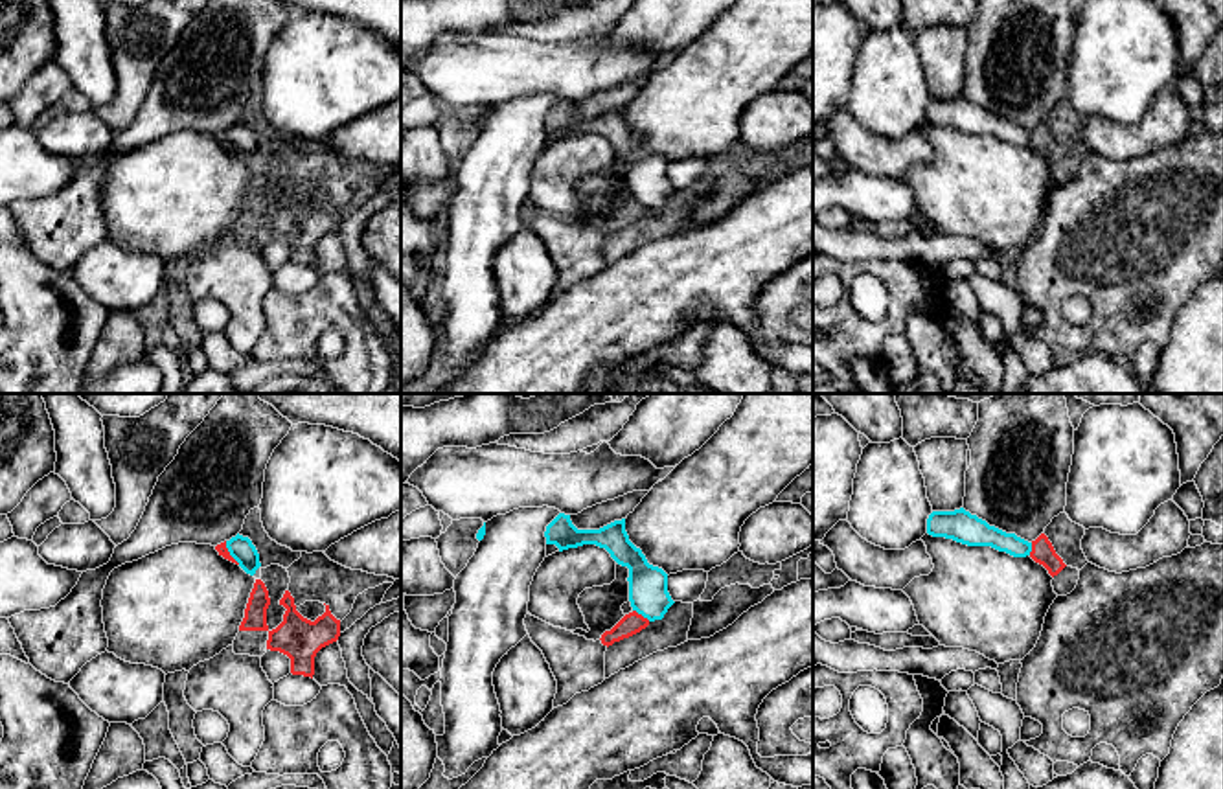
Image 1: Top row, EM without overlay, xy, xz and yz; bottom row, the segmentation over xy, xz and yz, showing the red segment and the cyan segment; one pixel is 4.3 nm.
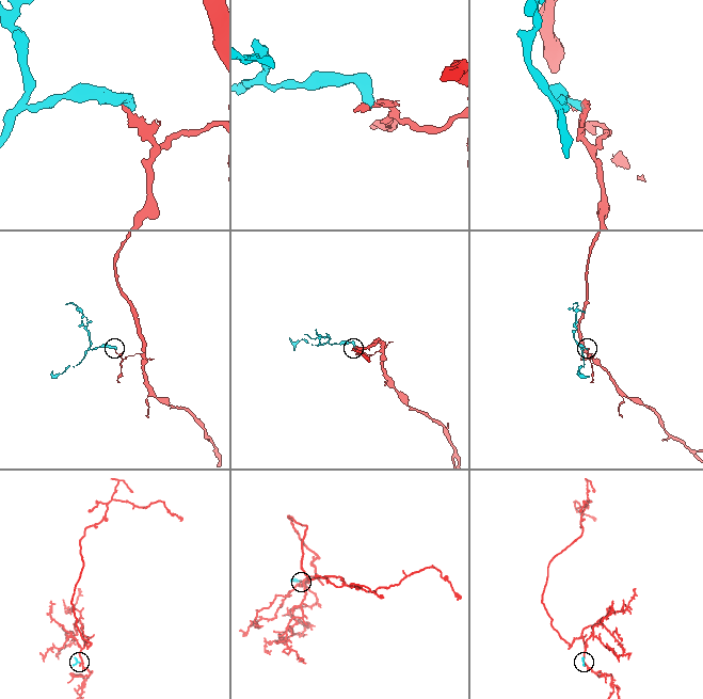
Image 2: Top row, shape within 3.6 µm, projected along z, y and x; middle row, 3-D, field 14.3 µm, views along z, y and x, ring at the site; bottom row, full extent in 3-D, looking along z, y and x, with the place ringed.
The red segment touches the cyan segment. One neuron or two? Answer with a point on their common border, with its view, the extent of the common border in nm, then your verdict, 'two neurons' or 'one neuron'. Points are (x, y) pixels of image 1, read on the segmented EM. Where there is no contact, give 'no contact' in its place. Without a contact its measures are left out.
contact xz (640, 615); length 90 nm; two neurons

